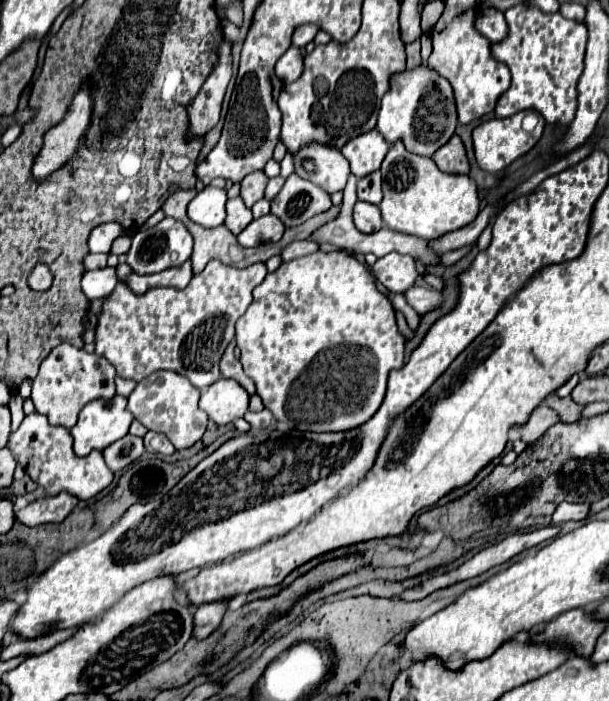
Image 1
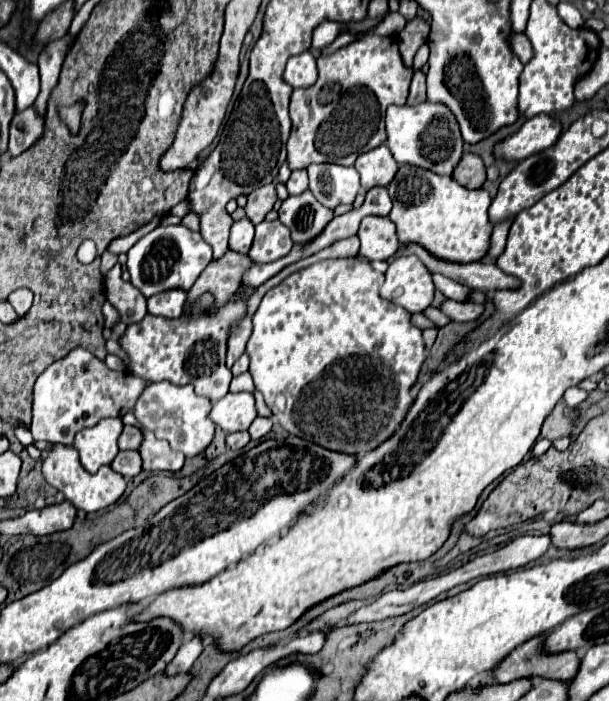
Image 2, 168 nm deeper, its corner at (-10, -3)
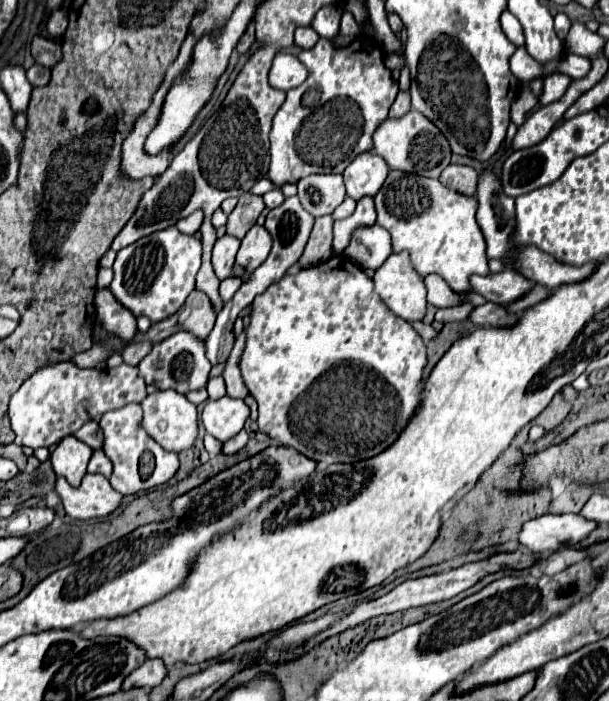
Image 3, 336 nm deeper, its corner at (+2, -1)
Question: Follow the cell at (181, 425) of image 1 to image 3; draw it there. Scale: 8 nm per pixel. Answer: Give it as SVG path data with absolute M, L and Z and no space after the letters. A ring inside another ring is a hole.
M160 390L156 394L146 396L146 400L142 402L142 410L144 410L144 418L142 418L144 430L164 450L182 452L194 444L194 440L198 436L198 412L196 412L196 406L192 402L188 402L188 398L184 394L178 394L172 390Z

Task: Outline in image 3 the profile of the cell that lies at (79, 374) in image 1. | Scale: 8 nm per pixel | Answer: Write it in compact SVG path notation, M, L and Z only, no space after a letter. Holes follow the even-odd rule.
M60 362L42 368L20 386L20 390L10 398L8 418L10 428L22 446L32 450L40 446L50 448L64 436L76 432L76 428L86 420L130 402L142 402L146 396L146 384L134 366L120 364L118 368L108 370L80 370L72 362Z

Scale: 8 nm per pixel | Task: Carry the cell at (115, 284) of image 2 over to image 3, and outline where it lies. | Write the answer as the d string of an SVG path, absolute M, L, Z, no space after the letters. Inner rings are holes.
M106 288L96 290L94 306L96 306L96 320L100 322L104 332L118 336L124 344L130 344L134 340L136 318L128 314L126 308L120 308L120 304L116 304L116 298Z

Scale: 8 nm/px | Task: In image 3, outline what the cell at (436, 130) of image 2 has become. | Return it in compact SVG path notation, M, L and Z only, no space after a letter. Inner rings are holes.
M410 110L406 116L396 120L392 118L384 120L384 124L374 132L372 140L374 140L374 152L386 160L390 170L412 172L426 178L440 178L442 170L450 164L452 152L448 140L428 118L420 116L420 112L416 110Z

